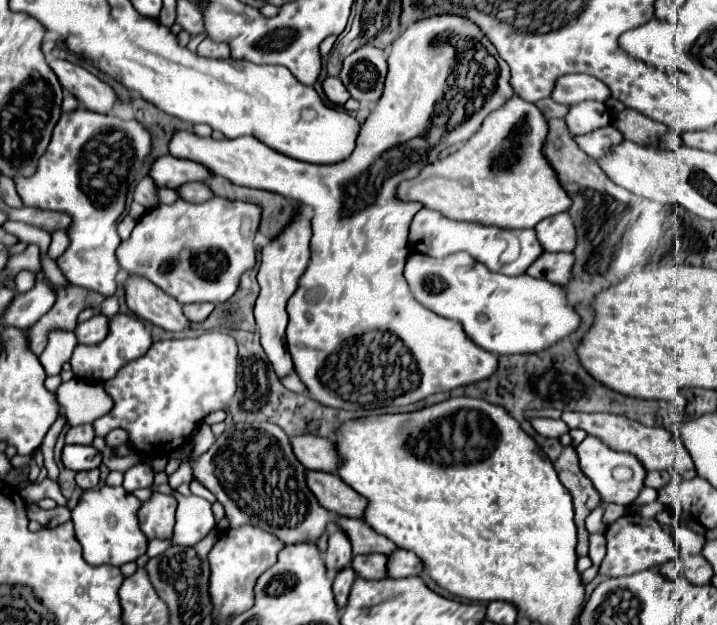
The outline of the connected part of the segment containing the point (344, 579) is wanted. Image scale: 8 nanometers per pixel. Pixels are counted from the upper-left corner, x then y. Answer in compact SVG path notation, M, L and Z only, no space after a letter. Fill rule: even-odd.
M352 567L342 569L342 571L336 575L336 579L334 579L334 583L332 583L332 591L334 591L334 599L336 599L338 609L342 609L342 607L346 605L348 595L350 595L350 587L352 587L354 579L356 579L356 575L352 573Z

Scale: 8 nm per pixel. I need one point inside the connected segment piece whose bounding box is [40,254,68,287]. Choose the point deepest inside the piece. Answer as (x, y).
(50, 269)

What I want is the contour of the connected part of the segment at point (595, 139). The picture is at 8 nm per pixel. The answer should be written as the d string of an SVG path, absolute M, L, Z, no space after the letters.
M606 125L606 127L600 127L600 129L592 131L592 133L586 133L586 135L574 135L572 139L576 141L576 145L578 145L584 153L588 153L590 157L598 159L598 157L602 157L612 145L620 143L624 137L622 137L622 133L620 133L614 125Z

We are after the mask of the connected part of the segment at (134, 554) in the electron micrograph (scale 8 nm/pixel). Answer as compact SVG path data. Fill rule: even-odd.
M102 485L92 491L84 491L78 505L72 509L72 523L76 529L76 539L84 549L84 561L90 565L114 565L122 567L124 563L136 561L146 553L148 539L138 527L138 509L140 501L132 497L124 487Z

